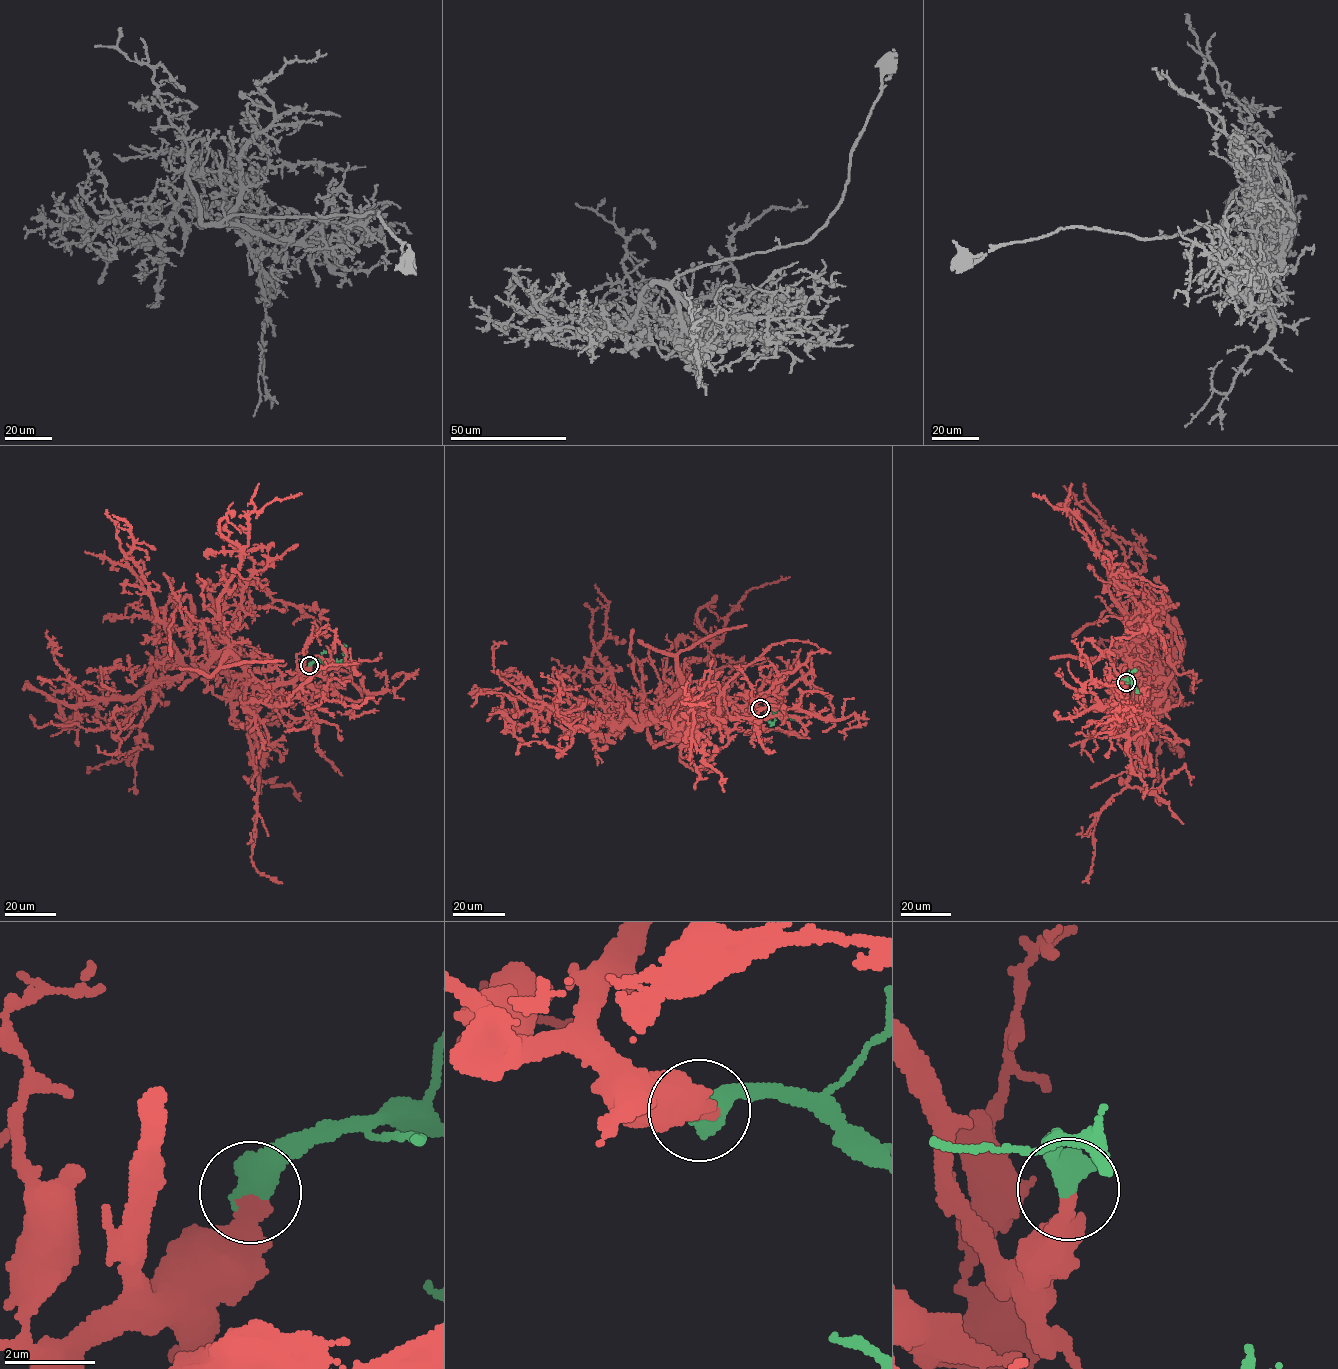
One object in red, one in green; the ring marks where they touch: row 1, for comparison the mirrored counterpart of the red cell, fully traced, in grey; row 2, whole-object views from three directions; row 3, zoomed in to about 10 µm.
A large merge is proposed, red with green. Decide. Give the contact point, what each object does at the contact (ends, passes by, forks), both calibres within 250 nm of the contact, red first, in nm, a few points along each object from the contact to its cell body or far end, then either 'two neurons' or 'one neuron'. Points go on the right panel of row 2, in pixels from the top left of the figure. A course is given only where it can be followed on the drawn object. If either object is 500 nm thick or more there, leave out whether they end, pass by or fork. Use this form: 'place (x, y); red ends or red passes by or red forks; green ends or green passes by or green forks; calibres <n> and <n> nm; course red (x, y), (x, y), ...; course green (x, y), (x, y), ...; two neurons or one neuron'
place (1126, 682); calibres 360 and 650 nm; course red (1126, 681), (1123, 693), (1147, 706), (1153, 702), (1146, 677), (1161, 667), (1130, 589), (1144, 560), (1063, 485); course green (1126, 681), (1126, 679), (1131, 685), (1131, 673), (1136, 670); one neuron

